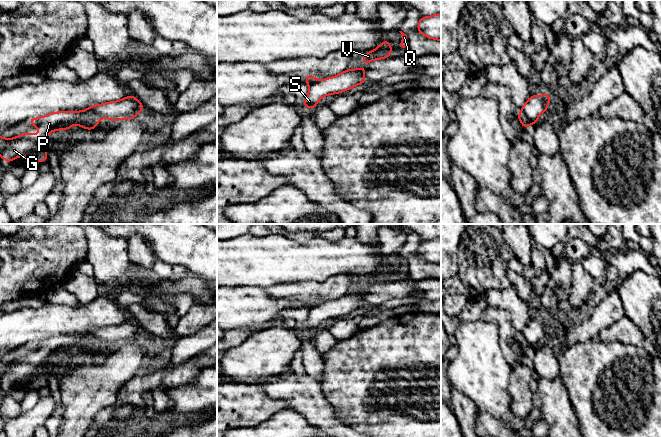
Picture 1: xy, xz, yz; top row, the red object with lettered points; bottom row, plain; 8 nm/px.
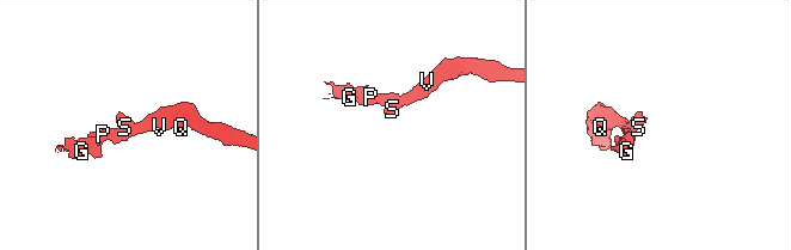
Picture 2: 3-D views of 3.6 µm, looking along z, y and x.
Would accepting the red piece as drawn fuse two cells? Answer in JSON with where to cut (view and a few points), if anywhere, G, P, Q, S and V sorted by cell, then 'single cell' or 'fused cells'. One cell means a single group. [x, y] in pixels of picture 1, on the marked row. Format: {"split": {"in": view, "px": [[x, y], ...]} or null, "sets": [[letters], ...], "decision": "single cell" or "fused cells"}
{"split": {"in": "yz", "px": [[521, 107], [525, 115], [532, 122]]}, "sets": [["G", "P"], ["Q", "S", "V"]], "decision": "fused cells"}

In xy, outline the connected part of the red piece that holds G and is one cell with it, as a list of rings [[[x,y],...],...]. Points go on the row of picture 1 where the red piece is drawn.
[[[58,111],[39,118],[29,118],[28,123],[41,128],[38,135],[31,132],[6,139],[0,135],[0,157],[9,163],[21,156],[27,156],[35,163],[48,161],[46,142],[51,131],[70,130],[75,123],[82,129],[93,130],[100,122],[100,117],[93,111]]]

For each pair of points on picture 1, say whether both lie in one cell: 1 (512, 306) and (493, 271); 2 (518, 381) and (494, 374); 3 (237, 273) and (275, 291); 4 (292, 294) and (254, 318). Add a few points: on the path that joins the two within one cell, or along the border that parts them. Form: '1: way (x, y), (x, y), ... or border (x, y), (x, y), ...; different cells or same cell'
1: border (511, 285), (499, 289); different cells
2: border (511, 366), (508, 382), (510, 402); different cells
3: border (292, 281), (274, 284), (268, 288); different cells
4: border (265, 292), (273, 297), (301, 299), (306, 307); different cells

